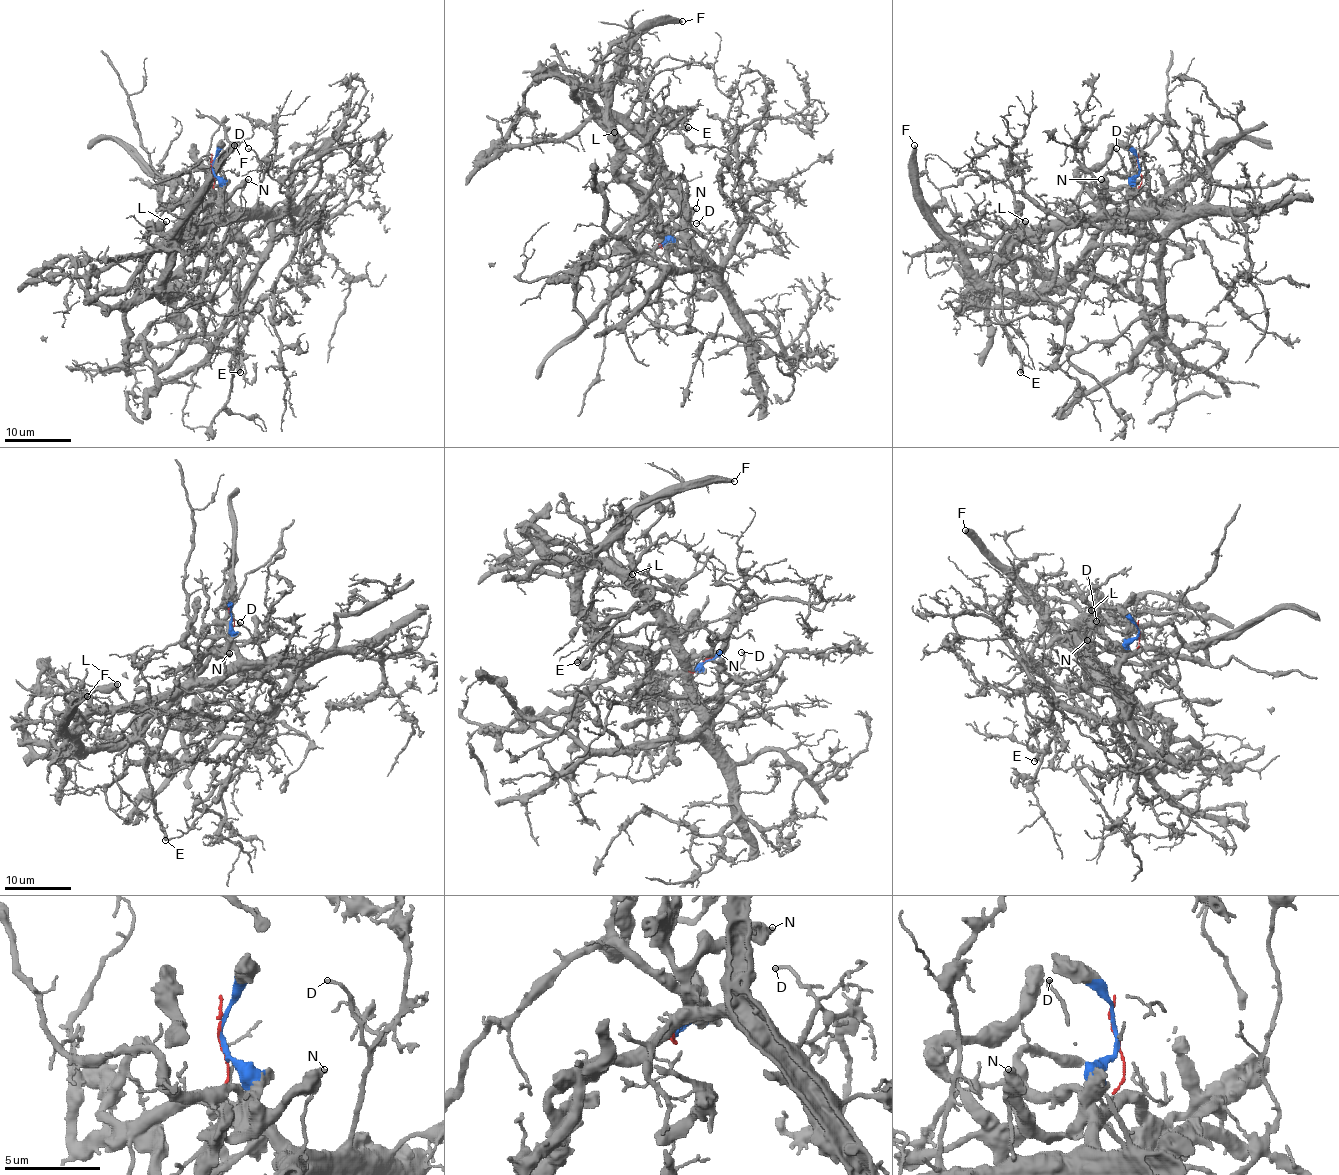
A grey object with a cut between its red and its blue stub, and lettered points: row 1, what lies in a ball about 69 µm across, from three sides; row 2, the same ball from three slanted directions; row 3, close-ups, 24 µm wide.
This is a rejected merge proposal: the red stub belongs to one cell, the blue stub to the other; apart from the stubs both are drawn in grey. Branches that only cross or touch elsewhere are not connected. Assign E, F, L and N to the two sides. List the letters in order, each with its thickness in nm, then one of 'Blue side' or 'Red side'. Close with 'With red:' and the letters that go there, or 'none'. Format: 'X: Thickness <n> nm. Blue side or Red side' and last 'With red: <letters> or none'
E: Thickness 440 nm. Red side
F: Thickness 360 nm. Blue side
L: Thickness 550 nm. Blue side
N: Thickness 500 nm. Blue side
With red: E

